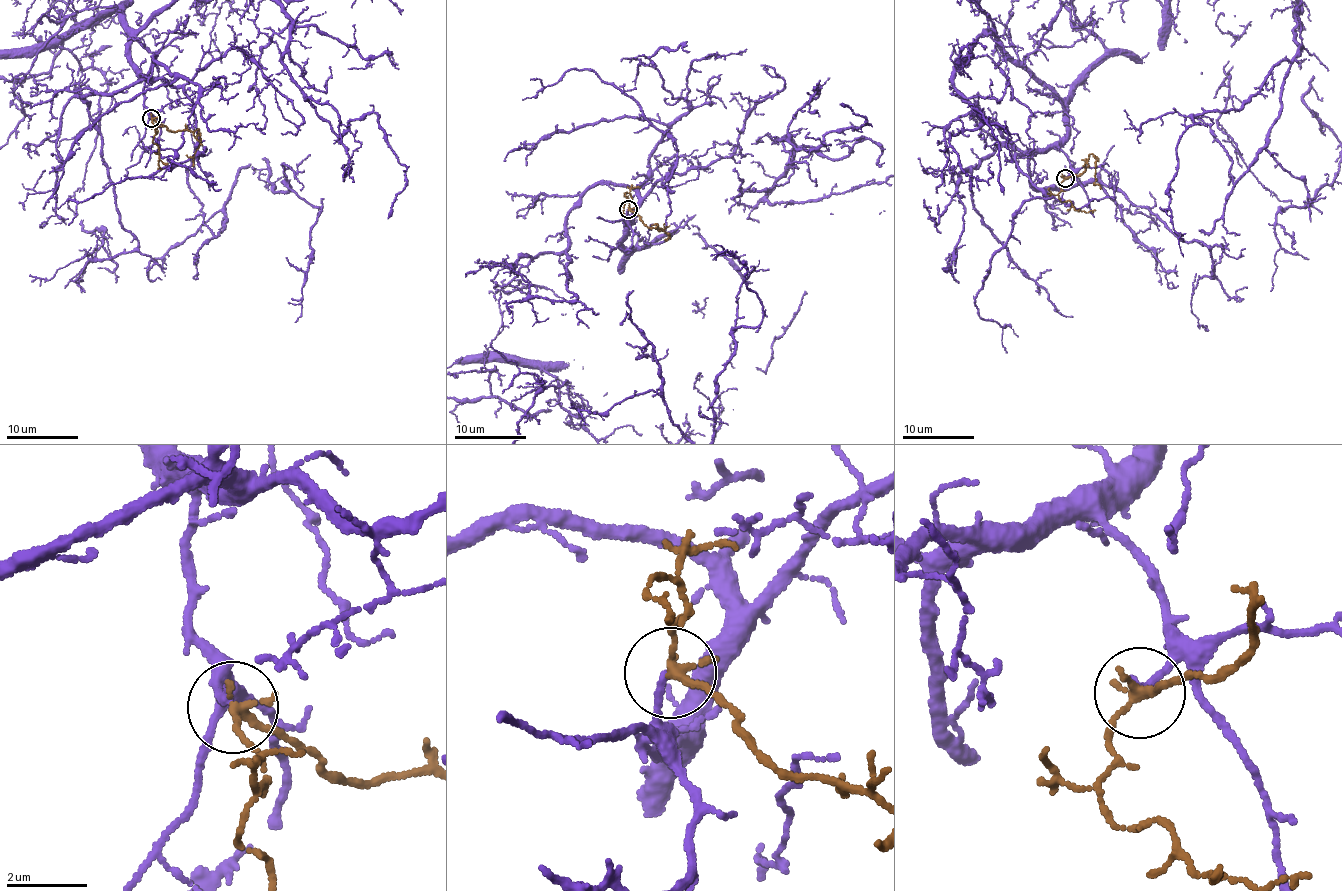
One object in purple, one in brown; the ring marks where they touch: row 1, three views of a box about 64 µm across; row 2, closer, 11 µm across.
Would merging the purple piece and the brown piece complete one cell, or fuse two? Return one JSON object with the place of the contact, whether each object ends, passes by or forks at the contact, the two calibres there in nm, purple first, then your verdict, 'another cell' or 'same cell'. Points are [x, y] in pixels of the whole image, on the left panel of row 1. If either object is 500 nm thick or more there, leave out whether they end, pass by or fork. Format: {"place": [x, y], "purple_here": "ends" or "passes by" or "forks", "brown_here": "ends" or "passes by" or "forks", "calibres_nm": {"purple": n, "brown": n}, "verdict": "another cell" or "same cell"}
{"place": [151, 118], "purple_here": "ends", "brown_here": "passes by", "calibres_nm": {"purple": 190, "brown": 200}, "verdict": "same cell"}

